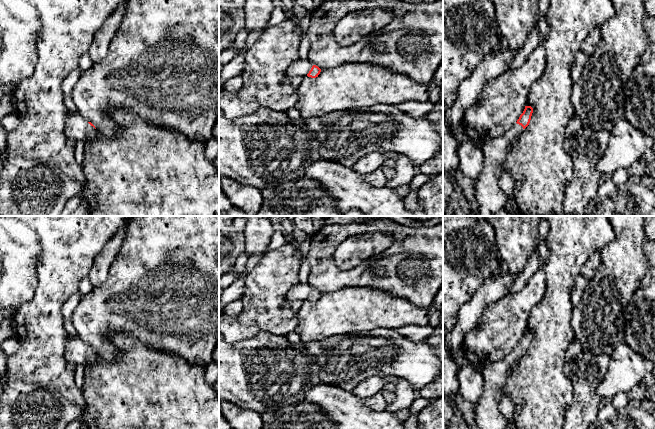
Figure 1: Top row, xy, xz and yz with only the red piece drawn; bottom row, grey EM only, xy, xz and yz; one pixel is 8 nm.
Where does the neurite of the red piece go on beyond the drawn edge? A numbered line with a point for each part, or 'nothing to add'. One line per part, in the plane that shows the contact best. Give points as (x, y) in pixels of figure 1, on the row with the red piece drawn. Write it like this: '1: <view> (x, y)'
1: xz (301, 67)

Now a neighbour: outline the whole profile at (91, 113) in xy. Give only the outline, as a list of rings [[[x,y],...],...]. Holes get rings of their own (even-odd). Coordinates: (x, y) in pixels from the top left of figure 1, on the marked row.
[[[127,0],[123,20],[110,42],[106,57],[81,73],[73,88],[72,99],[78,112],[91,122],[97,132],[112,138],[118,132],[114,121],[109,117],[108,106],[127,107],[142,119],[156,126],[181,131],[190,139],[206,143],[212,138],[212,131],[219,114],[219,0]]]

